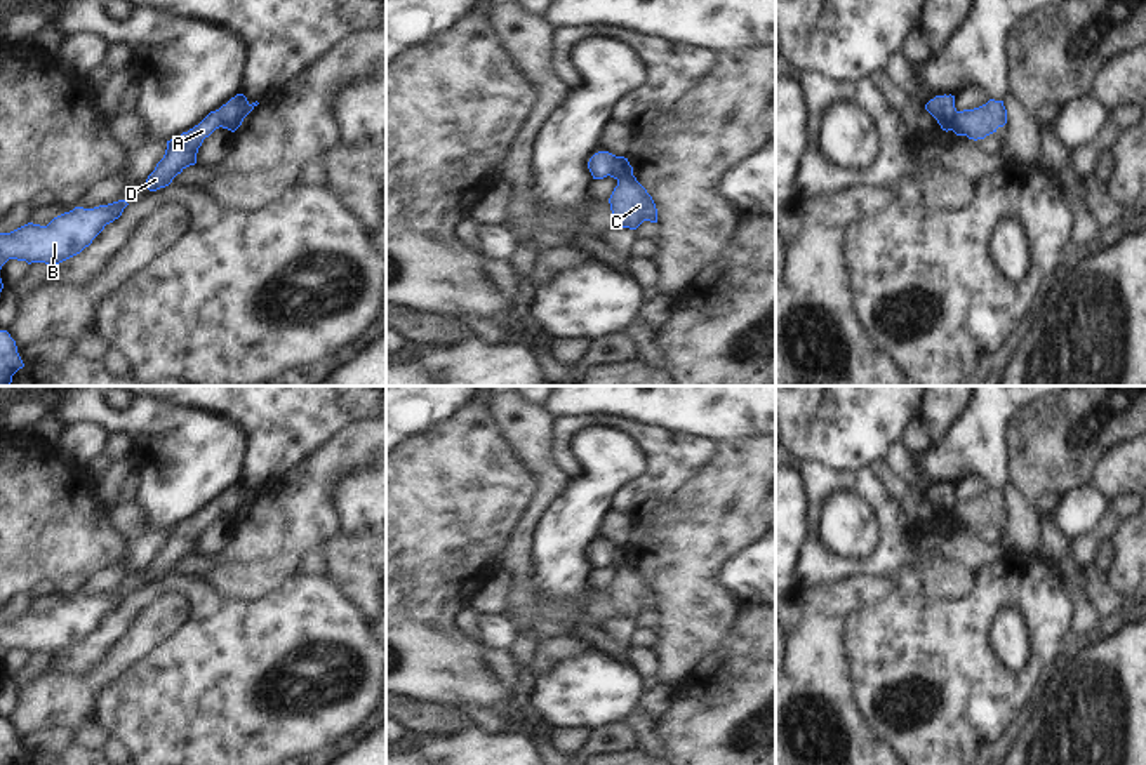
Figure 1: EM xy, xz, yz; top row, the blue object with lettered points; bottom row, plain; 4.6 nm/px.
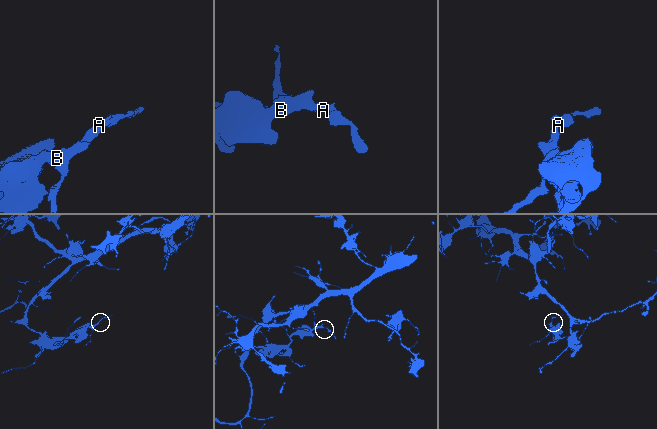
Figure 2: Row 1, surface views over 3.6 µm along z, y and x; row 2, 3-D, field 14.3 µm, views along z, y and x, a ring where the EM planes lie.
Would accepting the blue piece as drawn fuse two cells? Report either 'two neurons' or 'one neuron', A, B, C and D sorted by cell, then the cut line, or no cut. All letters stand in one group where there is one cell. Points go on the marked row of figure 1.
two neurons; groups A B D / C; cut yz (957, 112), (950, 129)

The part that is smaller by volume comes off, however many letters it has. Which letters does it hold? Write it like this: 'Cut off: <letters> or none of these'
Cut off: C

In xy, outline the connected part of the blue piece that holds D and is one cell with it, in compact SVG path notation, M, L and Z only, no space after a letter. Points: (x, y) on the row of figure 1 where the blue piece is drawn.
M237 94L219 110L210 111L198 125L183 132L176 139L167 141L163 158L157 163L155 170L148 176L148 190L157 191L172 183L186 167L197 163L197 153L203 139L209 137L216 129L223 127L235 130L235 122L245 118L249 101L243 94Z

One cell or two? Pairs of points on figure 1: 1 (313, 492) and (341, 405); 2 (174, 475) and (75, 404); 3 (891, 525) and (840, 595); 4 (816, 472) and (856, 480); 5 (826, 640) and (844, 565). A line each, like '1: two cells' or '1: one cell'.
1: two cells
2: one cell
3: two cells
4: one cell
5: two cells

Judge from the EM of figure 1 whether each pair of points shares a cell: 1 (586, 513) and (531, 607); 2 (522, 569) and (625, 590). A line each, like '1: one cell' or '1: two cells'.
1: two cells
2: one cell

